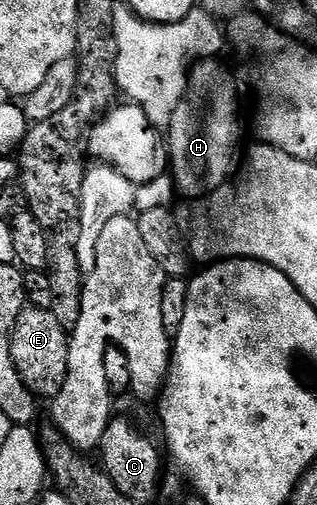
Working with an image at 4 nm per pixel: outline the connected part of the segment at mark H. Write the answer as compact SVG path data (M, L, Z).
M205 60L192 67L186 100L178 104L172 121L166 127L166 149L170 159L170 177L176 185L177 195L185 194L188 200L206 198L221 190L237 173L242 162L240 94L236 91L231 72L220 60Z

